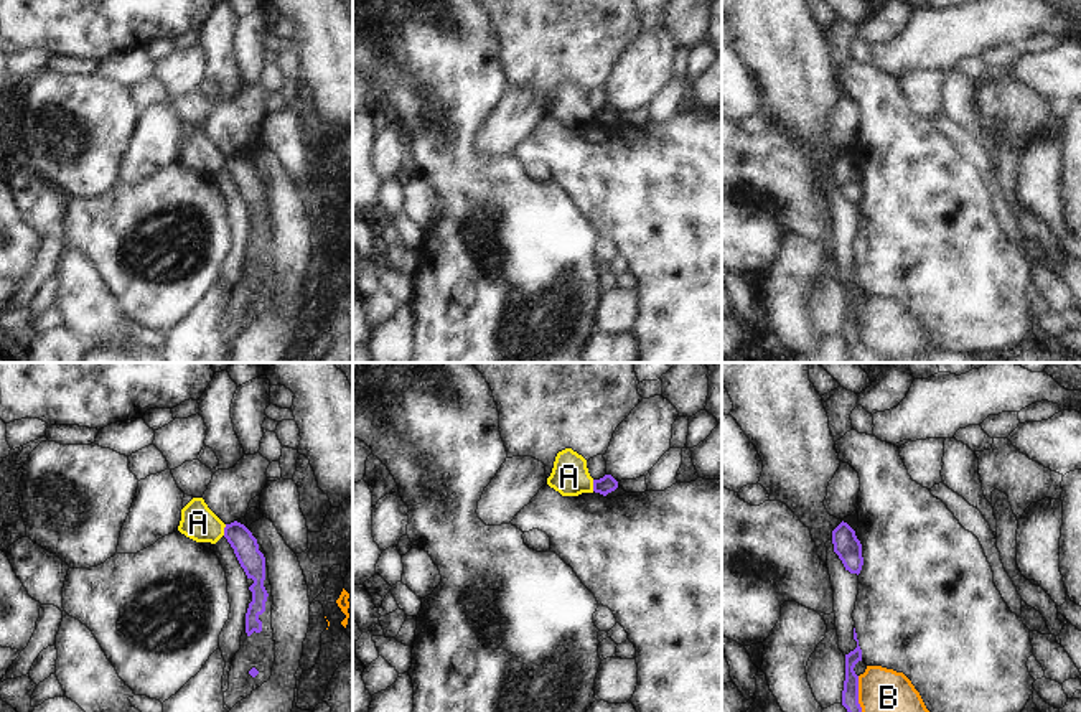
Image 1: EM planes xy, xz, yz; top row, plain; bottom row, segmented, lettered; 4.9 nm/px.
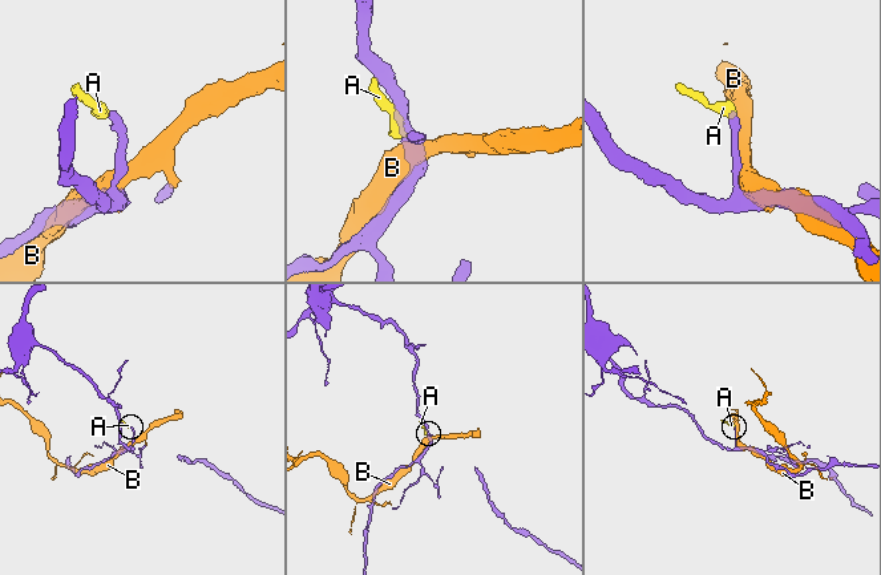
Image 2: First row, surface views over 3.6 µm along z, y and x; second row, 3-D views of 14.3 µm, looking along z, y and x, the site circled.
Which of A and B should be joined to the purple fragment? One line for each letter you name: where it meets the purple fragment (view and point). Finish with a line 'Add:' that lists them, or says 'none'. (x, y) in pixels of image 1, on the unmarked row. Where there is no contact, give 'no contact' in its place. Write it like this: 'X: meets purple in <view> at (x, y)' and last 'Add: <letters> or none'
Add: none

